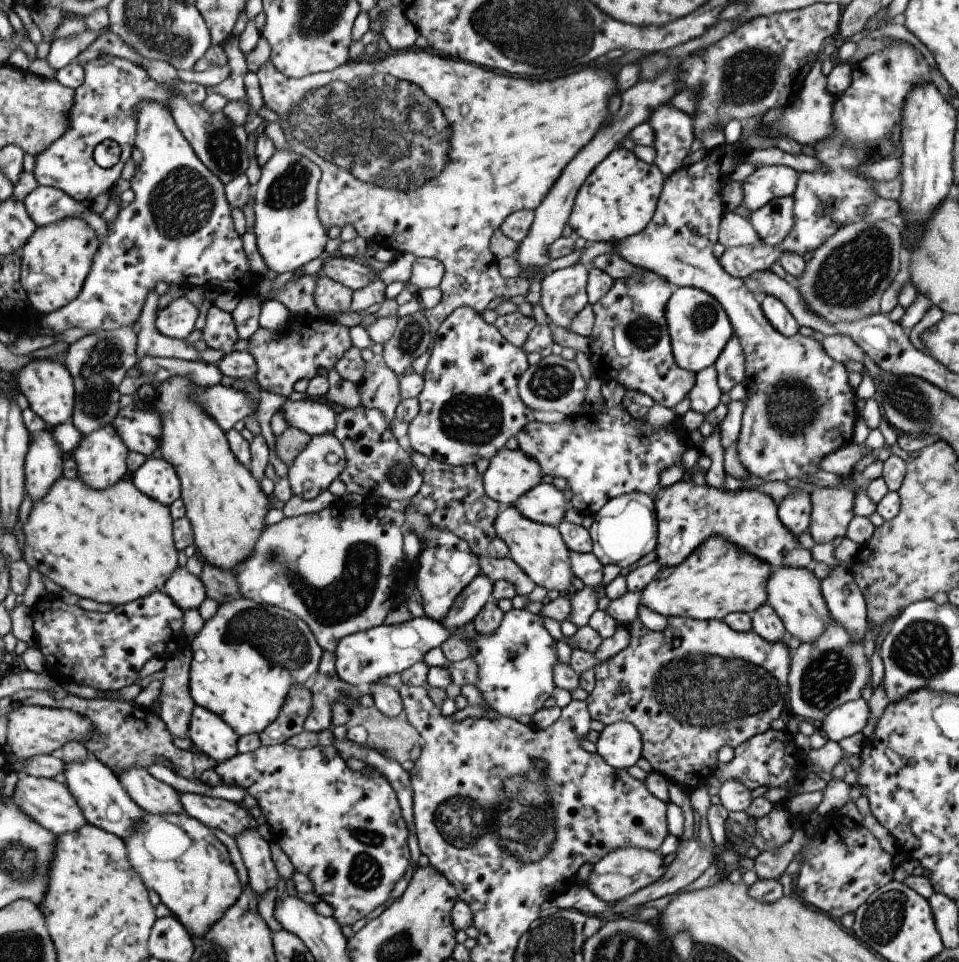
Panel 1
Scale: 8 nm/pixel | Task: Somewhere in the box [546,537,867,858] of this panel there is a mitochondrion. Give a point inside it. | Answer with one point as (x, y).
(704, 688)

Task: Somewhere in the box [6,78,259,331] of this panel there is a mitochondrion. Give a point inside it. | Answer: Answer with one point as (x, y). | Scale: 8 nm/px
(182, 202)

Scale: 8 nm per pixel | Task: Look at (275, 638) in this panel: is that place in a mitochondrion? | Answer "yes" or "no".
yes

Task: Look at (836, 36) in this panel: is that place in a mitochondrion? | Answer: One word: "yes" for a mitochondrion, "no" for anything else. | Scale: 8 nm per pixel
no

